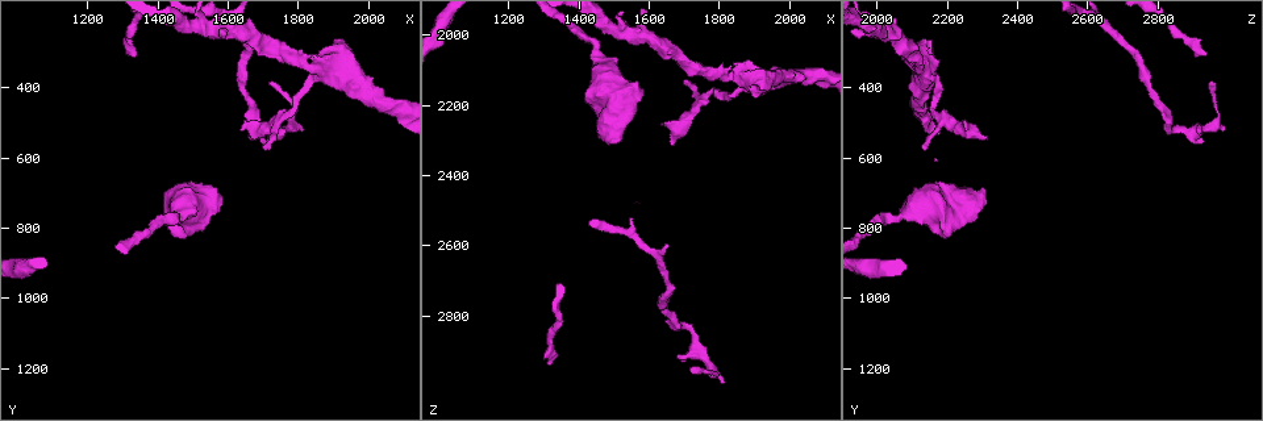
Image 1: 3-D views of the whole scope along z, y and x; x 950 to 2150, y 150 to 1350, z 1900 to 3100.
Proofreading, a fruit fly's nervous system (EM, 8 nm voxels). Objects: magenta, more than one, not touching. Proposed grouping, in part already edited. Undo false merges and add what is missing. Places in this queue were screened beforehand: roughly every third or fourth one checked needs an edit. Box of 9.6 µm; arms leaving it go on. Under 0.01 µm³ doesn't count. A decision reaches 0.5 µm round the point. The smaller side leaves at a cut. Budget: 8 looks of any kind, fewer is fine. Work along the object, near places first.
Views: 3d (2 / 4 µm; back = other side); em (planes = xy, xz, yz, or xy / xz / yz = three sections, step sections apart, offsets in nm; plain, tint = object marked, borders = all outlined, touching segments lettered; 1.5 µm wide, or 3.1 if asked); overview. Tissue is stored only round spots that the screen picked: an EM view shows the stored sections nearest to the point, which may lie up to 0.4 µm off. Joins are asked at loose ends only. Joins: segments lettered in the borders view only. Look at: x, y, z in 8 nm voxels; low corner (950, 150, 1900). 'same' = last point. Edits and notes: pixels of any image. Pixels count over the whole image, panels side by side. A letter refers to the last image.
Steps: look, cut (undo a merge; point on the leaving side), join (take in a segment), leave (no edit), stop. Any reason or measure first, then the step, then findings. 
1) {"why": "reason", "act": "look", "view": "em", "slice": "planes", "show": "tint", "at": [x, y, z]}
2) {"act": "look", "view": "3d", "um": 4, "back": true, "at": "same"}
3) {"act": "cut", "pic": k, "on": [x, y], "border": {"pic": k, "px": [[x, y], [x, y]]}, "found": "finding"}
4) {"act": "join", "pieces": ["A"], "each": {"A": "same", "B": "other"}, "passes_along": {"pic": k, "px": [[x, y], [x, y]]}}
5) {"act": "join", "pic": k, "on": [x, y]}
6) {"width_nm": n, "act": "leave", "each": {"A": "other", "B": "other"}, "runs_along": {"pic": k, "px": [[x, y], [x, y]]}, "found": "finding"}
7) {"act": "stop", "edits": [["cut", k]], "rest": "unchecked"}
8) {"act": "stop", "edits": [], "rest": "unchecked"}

{"why": "stops while still wide", "act": "look", "view": "em", "slice": "planes", "show": "tint", "at": [1560, 690, 2230]}

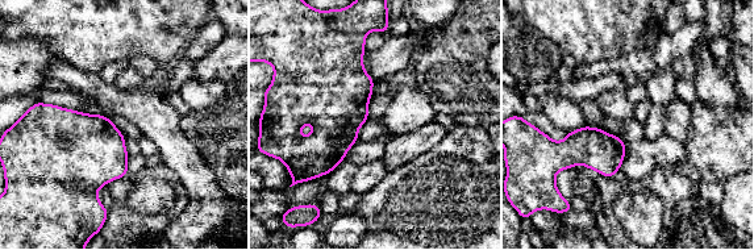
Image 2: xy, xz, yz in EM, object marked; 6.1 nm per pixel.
{"why": "see the neighbours", "act": "look", "view": "em", "slice": "planes", "show": "borders", "at": "same"}

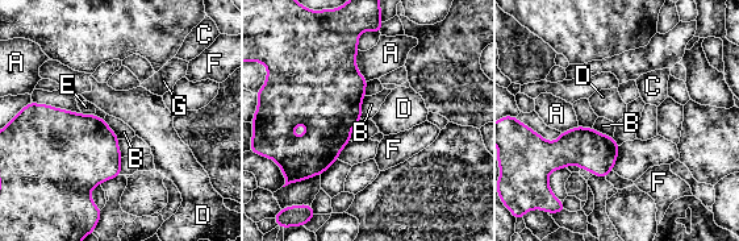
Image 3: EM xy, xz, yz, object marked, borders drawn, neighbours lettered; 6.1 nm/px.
{"act": "leave", "each": {"A": "other", "B": "other", "C": "other", "D": "other", "E": "other", "F": "other", "G": "other"}, "border": {"pic": 3, "px": [[366, 96], [362, 102], [362, 119]]}, "found": "none of them fits"}

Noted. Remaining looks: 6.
{"why": "sudden change in width", "act": "look", "view": "em", "slice": "planes", "show": "tint", "at": [1450, 770, 2060]}

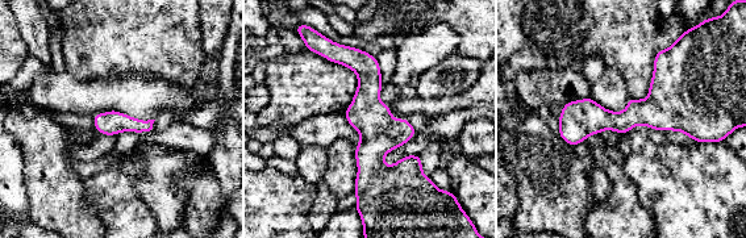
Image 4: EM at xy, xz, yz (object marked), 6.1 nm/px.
{"act": "look", "view": "em", "slice": "planes", "show": "borders", "at": "same"}

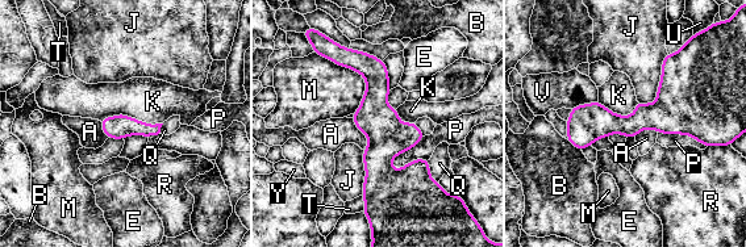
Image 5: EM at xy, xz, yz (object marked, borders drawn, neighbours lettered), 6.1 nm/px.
{"width_nm": 150, "act": "leave", "each": {"A": "other", "B": "other", "E": "other", "J": "other", "K": "other", "M": "other", "P": "other", "Q": "other", "R": "other", "T": "other", "U": "other", "V": "other", "Y": "other"}, "border": {"pic": 5, "px": [[100, 120], [128, 114], [162, 124]]}, "found": "one neuron here"}

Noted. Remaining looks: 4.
{"why": "tapers out", "act": "look", "view": "em", "slice": "planes", "show": "plain", "at": [1680, 520, 2920]}

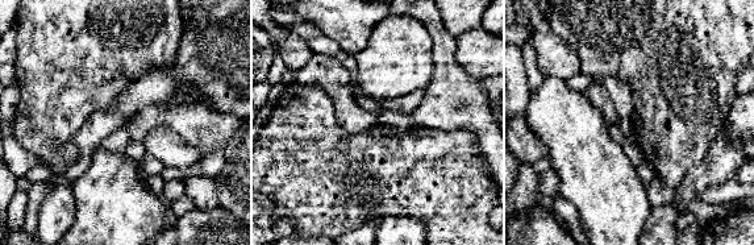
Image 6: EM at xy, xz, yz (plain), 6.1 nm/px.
{"act": "look", "view": "em", "slice": "planes", "show": "borders", "at": "same"}

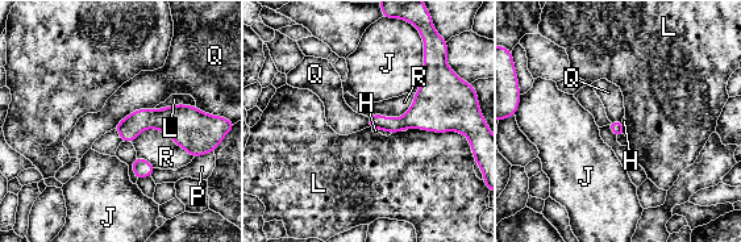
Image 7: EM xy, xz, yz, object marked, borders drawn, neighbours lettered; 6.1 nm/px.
{"act": "leave", "each": {"H": "other", "J": "other", "L": "other", "P": "other", "Q": "other", "R": "other"}, "border": {"pic": 7, "px": [[153, 107], [132, 111], [113, 128]]}, "found": "no lettered segment goes on from it"}

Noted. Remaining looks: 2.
{"act": "stop", "edits": [], "rest": "unchecked"}

